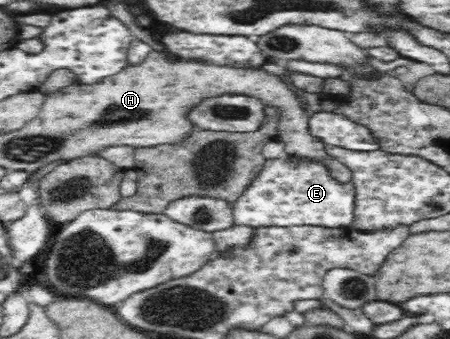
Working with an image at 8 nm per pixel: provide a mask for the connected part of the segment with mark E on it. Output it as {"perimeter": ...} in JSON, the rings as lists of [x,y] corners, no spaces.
{"perimeter":[[[301,157],[268,159],[257,175],[247,184],[242,196],[233,205],[233,223],[236,226],[323,226],[350,227],[356,210],[356,189],[352,182],[333,180],[326,163]]]}

